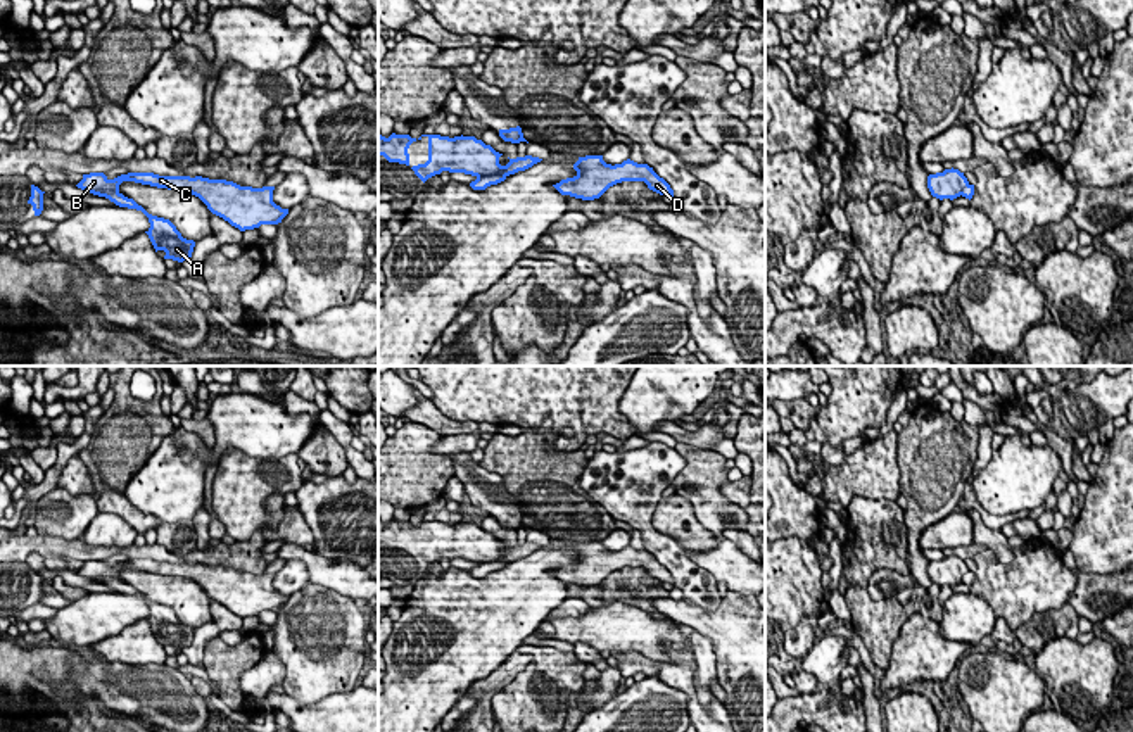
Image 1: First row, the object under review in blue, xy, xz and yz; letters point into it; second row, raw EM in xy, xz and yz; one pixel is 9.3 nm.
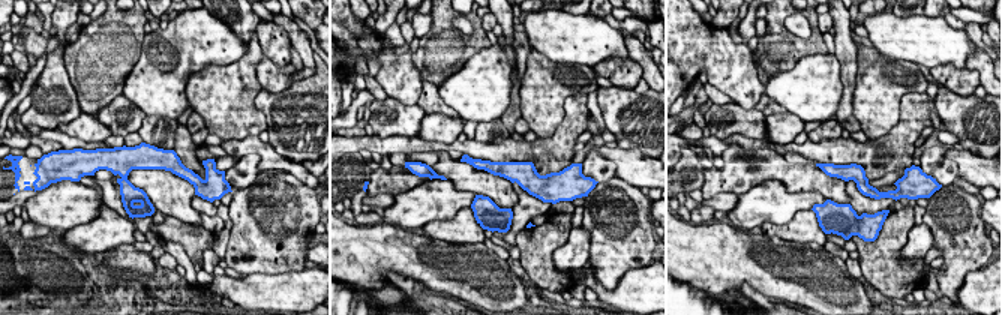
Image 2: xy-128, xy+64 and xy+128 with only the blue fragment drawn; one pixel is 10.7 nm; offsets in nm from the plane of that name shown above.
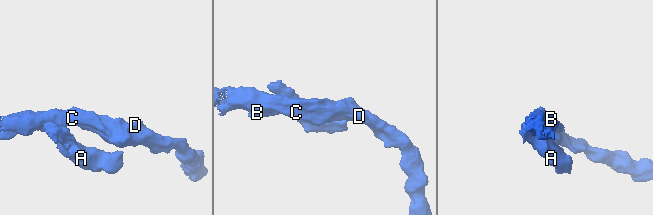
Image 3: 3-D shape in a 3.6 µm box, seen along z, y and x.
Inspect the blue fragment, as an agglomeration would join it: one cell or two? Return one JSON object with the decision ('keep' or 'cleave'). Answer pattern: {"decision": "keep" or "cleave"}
{"decision": "cleave"}

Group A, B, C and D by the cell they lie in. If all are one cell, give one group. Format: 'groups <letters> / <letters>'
groups A / B C D

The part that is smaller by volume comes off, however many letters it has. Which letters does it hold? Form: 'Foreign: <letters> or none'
Foreign: A

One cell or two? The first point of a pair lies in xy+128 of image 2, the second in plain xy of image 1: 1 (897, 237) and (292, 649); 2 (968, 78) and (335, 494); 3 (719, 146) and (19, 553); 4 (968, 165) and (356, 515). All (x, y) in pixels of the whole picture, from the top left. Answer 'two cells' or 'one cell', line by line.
1: two cells
2: two cells
3: one cell
4: two cells

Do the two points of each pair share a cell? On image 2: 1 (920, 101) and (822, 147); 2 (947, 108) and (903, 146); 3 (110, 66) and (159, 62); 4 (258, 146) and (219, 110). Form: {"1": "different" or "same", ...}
{"1": "same", "2": "different", "3": "different", "4": "different"}

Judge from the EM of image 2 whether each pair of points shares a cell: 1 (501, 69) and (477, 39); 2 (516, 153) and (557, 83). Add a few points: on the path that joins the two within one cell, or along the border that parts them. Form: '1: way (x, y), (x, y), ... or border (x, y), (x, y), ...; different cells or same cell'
1: border (491, 45), (473, 53), (464, 62); different cells
2: border (555, 129), (551, 135), (539, 138); different cells

